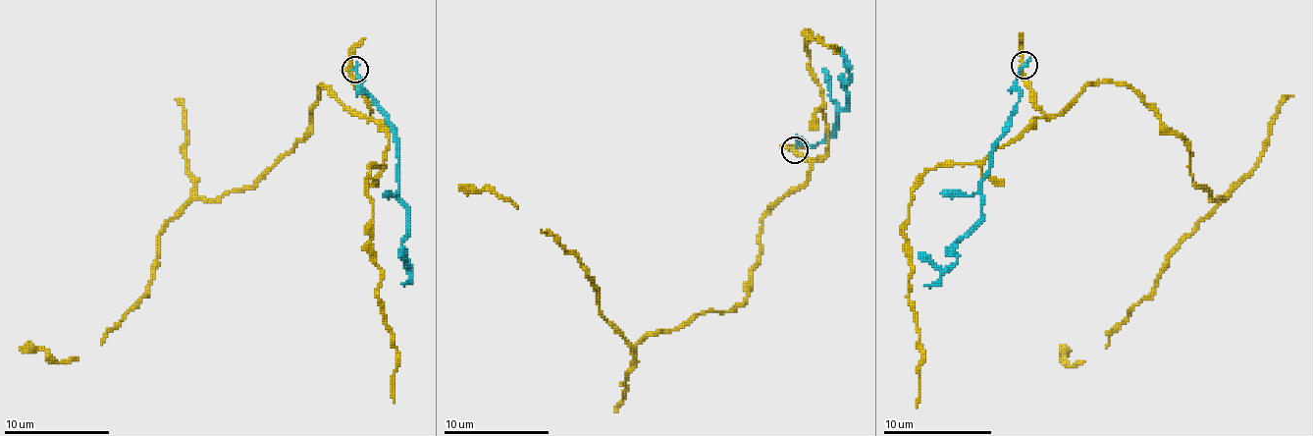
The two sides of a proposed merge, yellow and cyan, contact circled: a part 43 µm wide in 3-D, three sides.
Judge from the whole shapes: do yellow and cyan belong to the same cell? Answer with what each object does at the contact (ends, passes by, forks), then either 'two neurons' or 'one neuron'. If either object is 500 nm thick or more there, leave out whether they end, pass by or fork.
yellow passes by; cyan ends; two neurons

